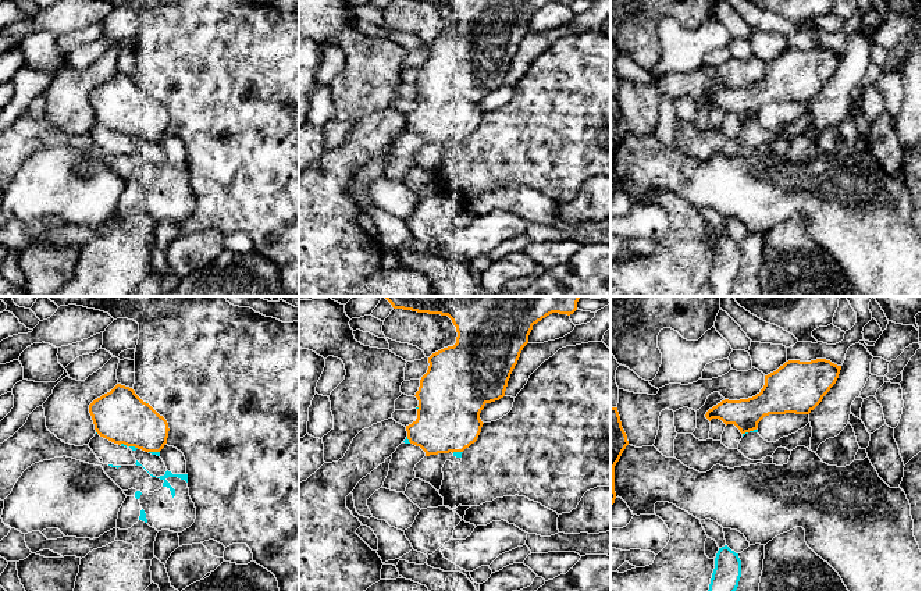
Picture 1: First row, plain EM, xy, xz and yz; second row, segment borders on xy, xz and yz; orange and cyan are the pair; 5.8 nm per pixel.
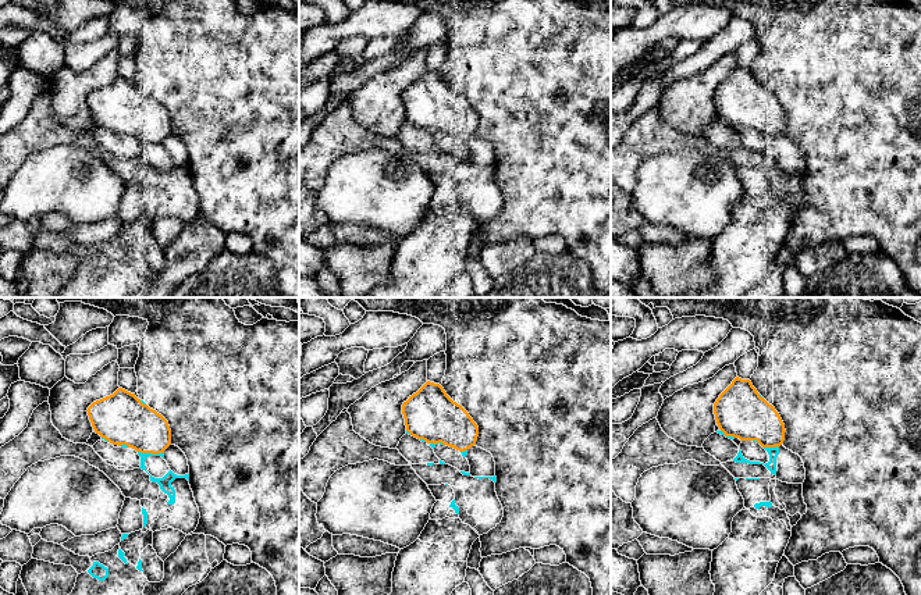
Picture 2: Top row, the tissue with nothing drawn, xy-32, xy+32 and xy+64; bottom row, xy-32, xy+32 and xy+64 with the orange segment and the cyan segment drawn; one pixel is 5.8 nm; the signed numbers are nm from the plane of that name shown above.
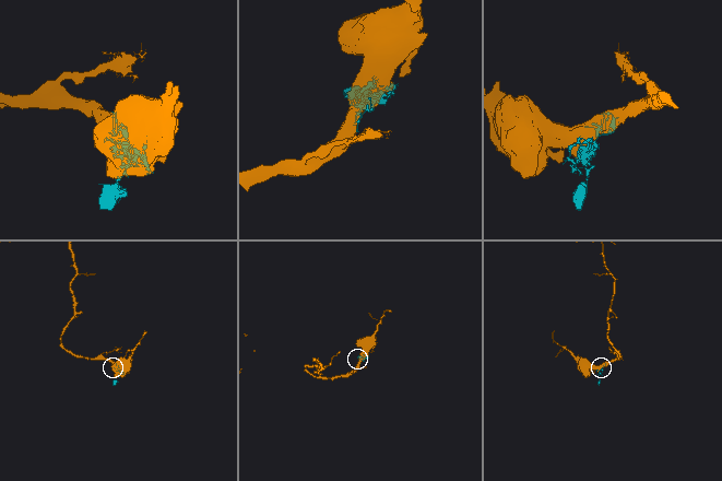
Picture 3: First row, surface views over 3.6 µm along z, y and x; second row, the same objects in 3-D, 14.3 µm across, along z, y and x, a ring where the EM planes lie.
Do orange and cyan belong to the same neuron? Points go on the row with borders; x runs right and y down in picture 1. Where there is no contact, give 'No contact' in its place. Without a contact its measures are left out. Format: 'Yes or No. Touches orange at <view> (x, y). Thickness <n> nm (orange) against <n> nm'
No. Touches orange at yz (748, 431). Thickness 190 nm (orange) against 20 nm

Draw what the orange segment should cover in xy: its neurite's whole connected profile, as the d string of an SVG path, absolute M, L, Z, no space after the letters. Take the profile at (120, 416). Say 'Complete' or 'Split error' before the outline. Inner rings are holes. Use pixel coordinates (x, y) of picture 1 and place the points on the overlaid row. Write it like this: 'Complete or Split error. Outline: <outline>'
Complete. Outline: M117 384L89 405L96 432L145 452L160 452L167 444L168 423L132 388Z

